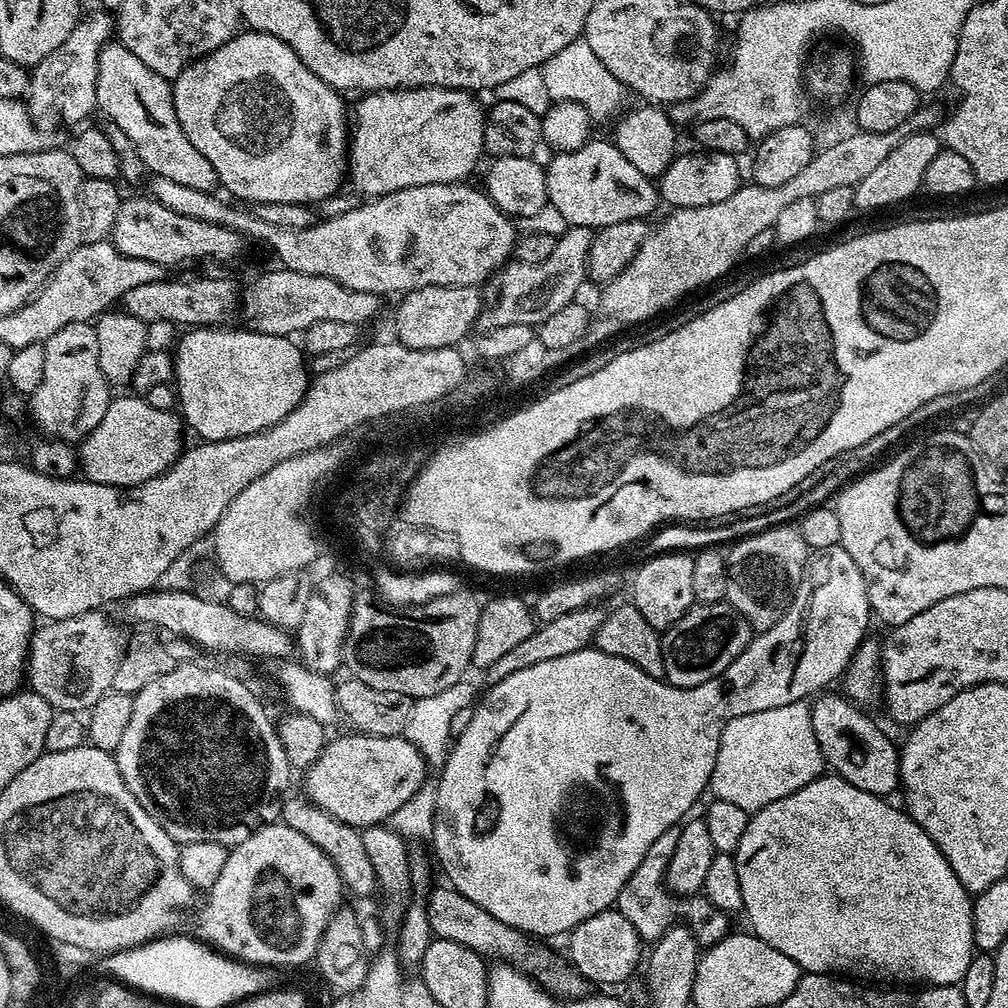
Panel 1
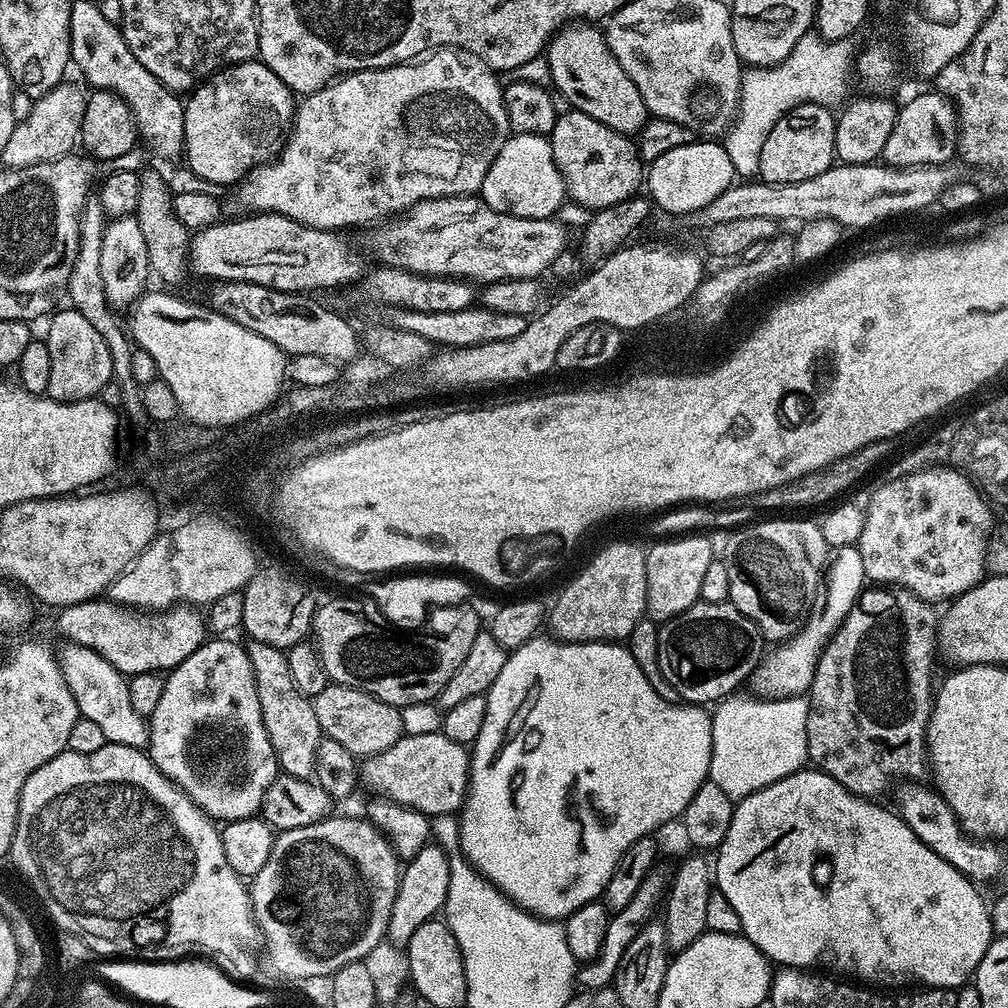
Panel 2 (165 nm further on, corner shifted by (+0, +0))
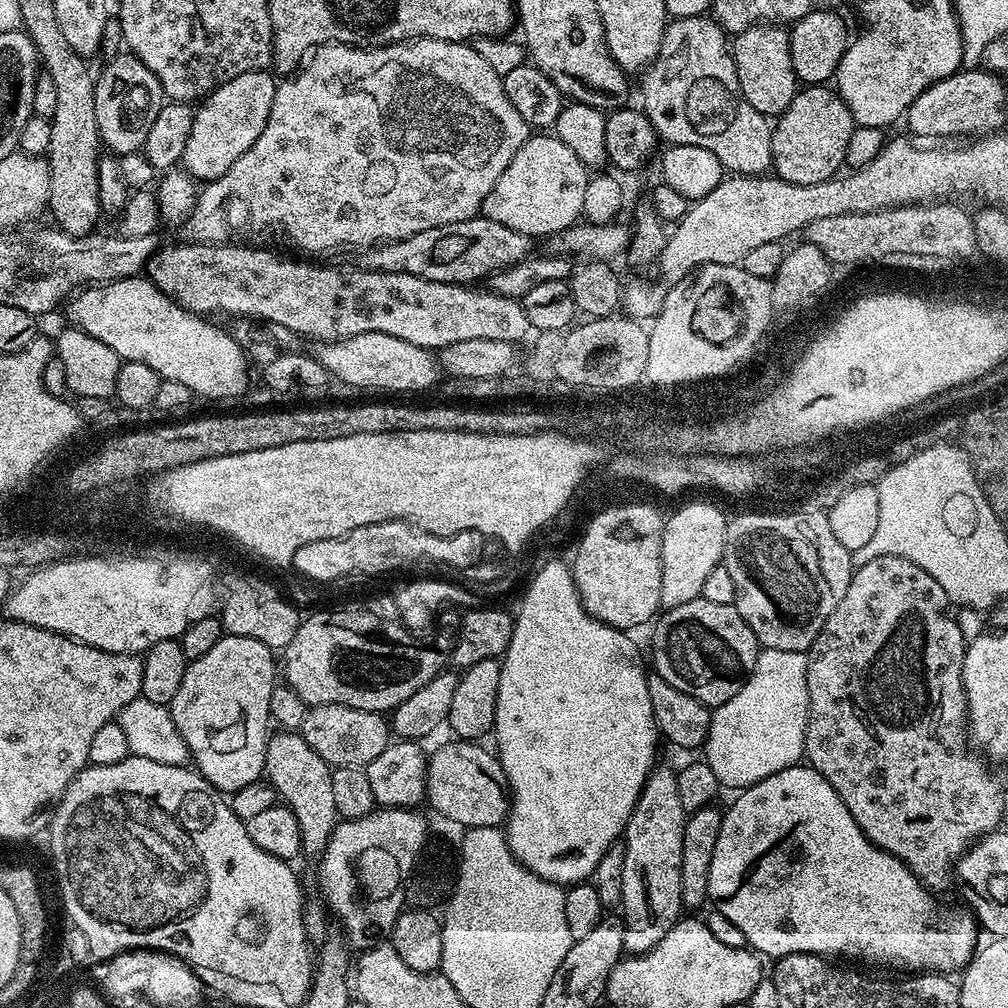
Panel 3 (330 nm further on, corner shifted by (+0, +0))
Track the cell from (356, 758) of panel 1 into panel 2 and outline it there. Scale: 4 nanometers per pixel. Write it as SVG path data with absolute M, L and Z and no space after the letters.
M443 731L401 735L390 750L369 756L359 765L358 776L377 797L393 800L429 818L459 813L468 794L470 752L465 745L450 742Z

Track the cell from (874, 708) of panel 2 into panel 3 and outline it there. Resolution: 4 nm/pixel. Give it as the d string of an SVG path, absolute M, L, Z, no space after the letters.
M879 556L867 564L857 567L852 574L850 586L846 586L844 597L834 606L830 618L824 624L818 638L812 643L811 656L806 674L808 687L808 725L804 735L804 756L810 767L822 774L836 788L838 798L850 810L854 822L866 834L872 844L896 856L920 877L925 885L933 889L944 888L954 880L954 865L969 844L977 841L987 832L997 831L1004 816L1004 784L987 768L983 755L970 747L968 726L968 699L962 682L962 662L966 641L962 630L950 611L946 590L922 568L904 556Z

